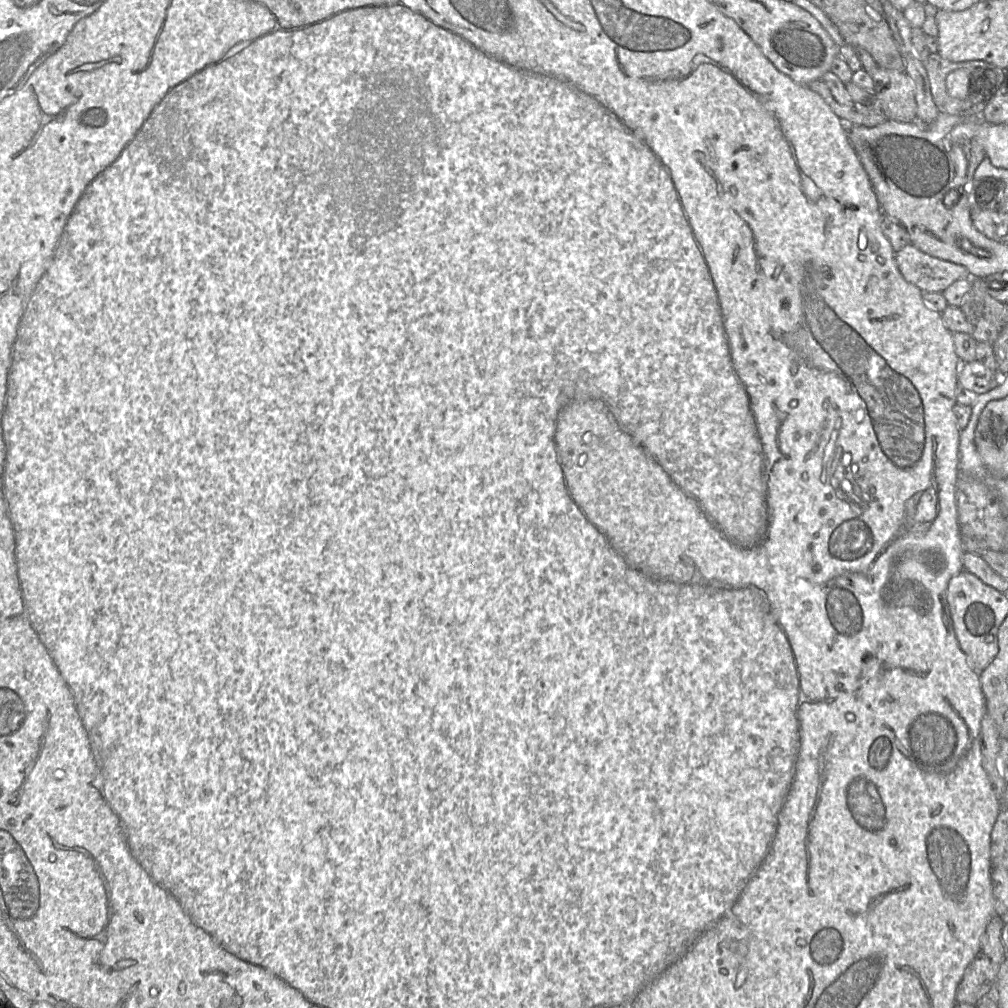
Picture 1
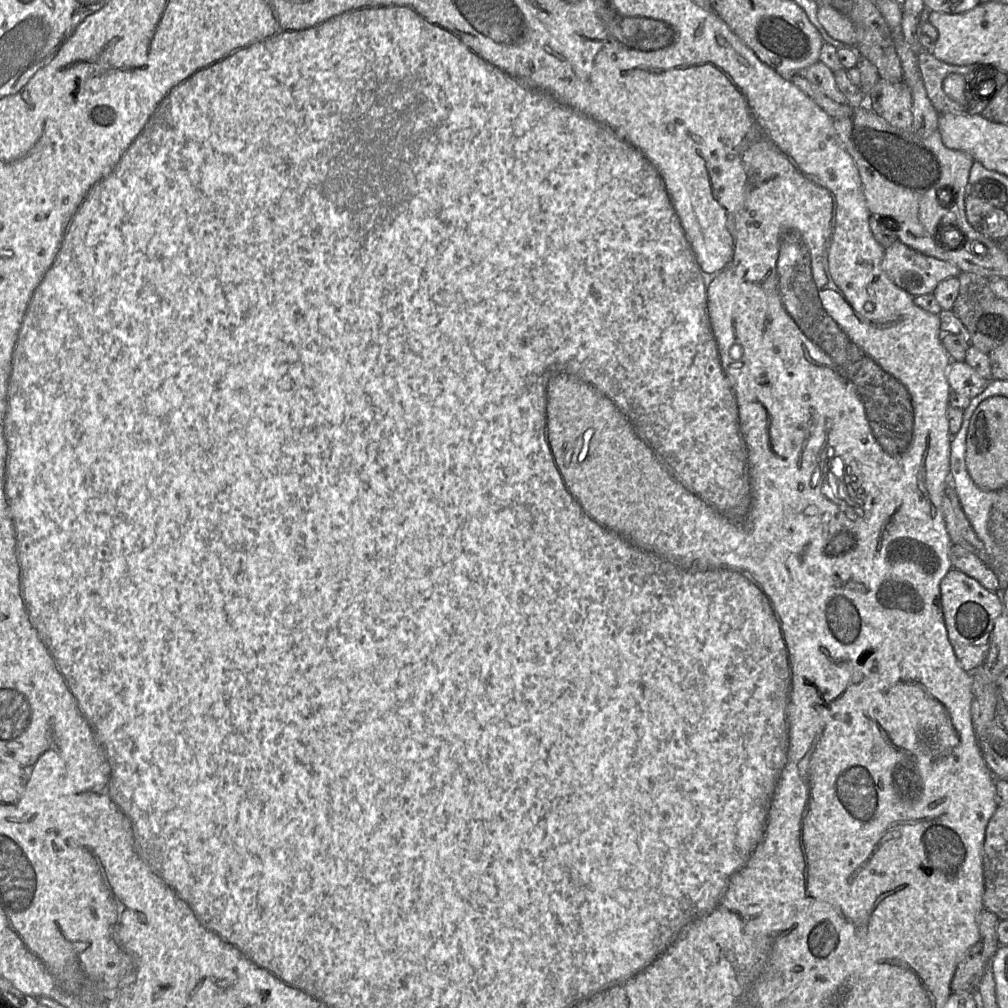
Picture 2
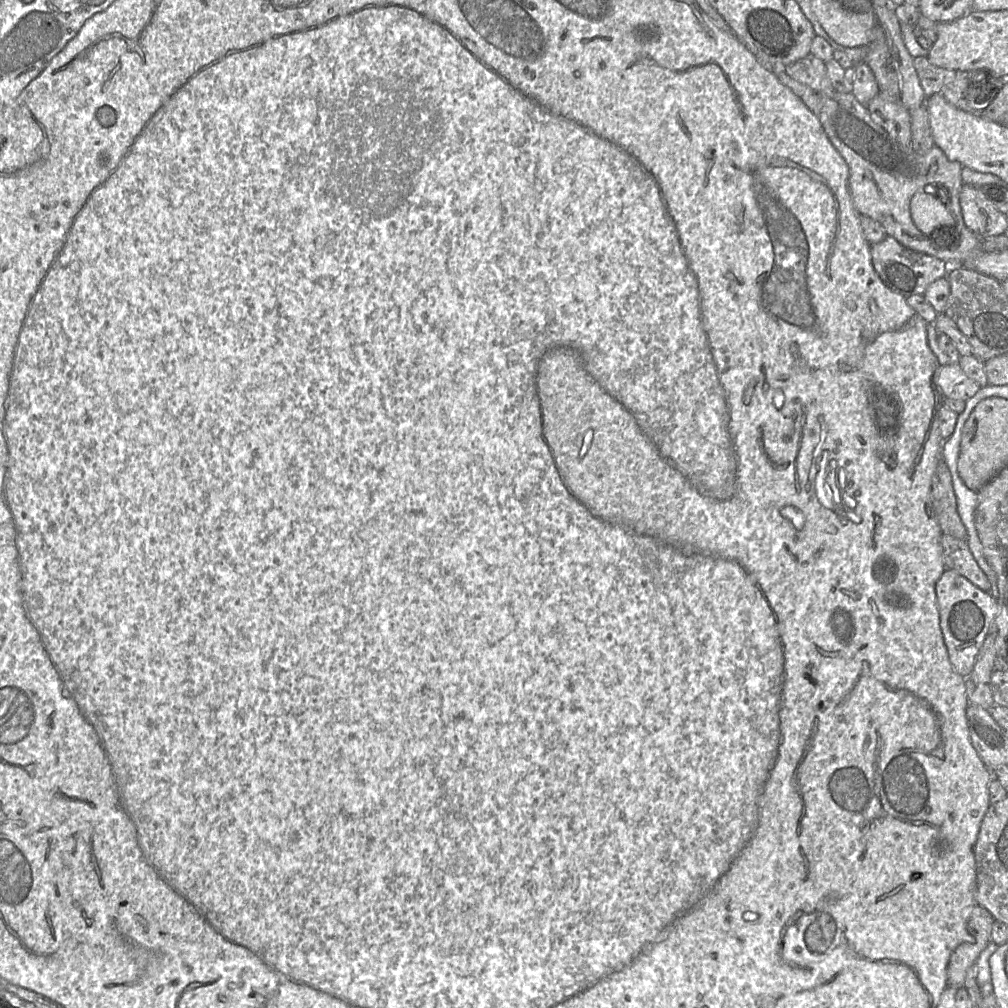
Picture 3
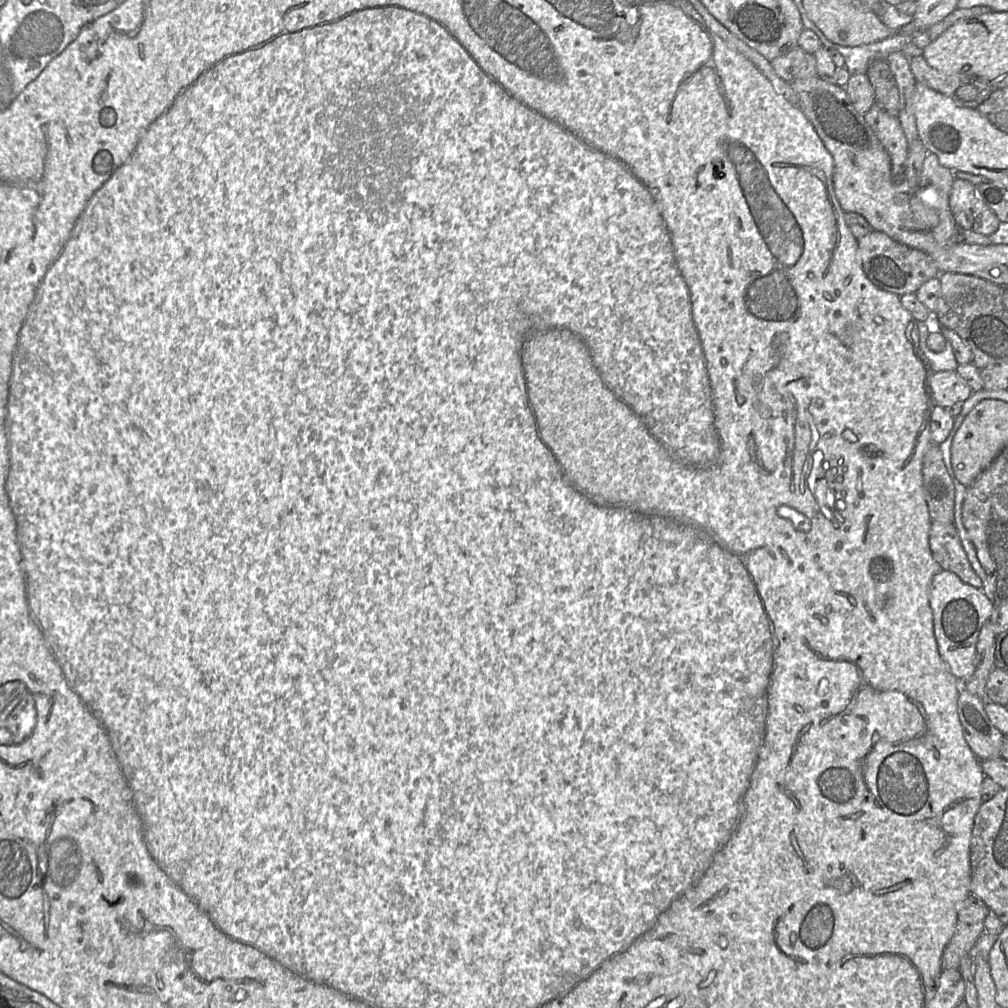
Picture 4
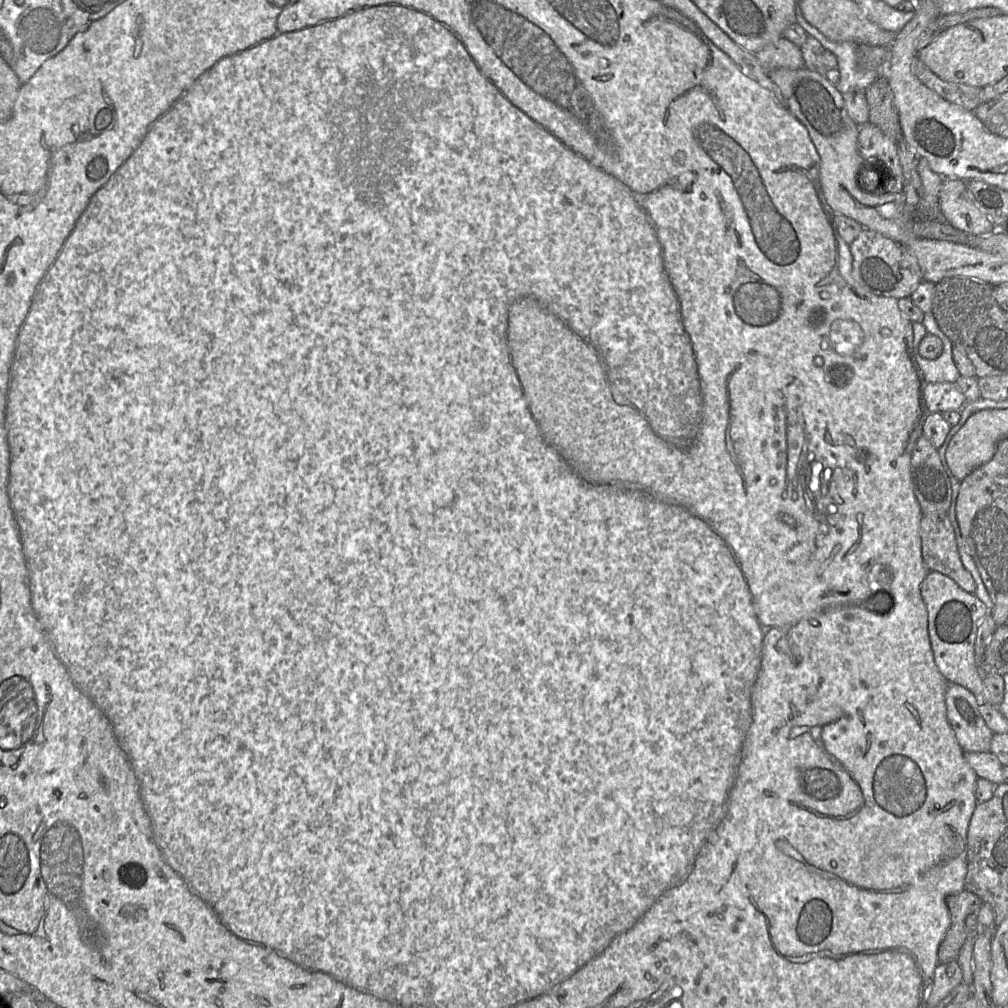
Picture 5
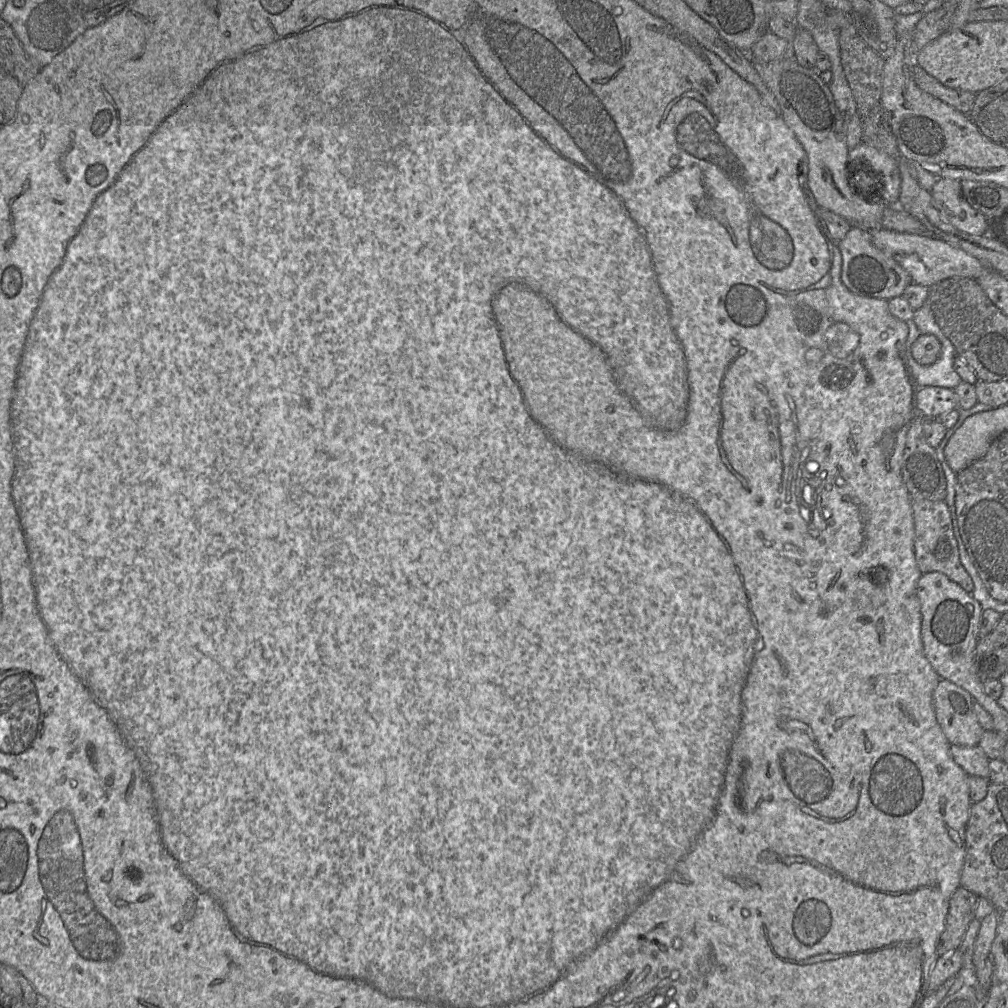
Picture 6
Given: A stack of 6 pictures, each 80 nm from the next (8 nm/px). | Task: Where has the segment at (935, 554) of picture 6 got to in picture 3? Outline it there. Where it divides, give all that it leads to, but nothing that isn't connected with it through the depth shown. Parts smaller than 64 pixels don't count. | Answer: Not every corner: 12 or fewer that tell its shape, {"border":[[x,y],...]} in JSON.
{"border":[[942,533],[945,569],[955,570],[979,589],[991,583],[967,540]]}

